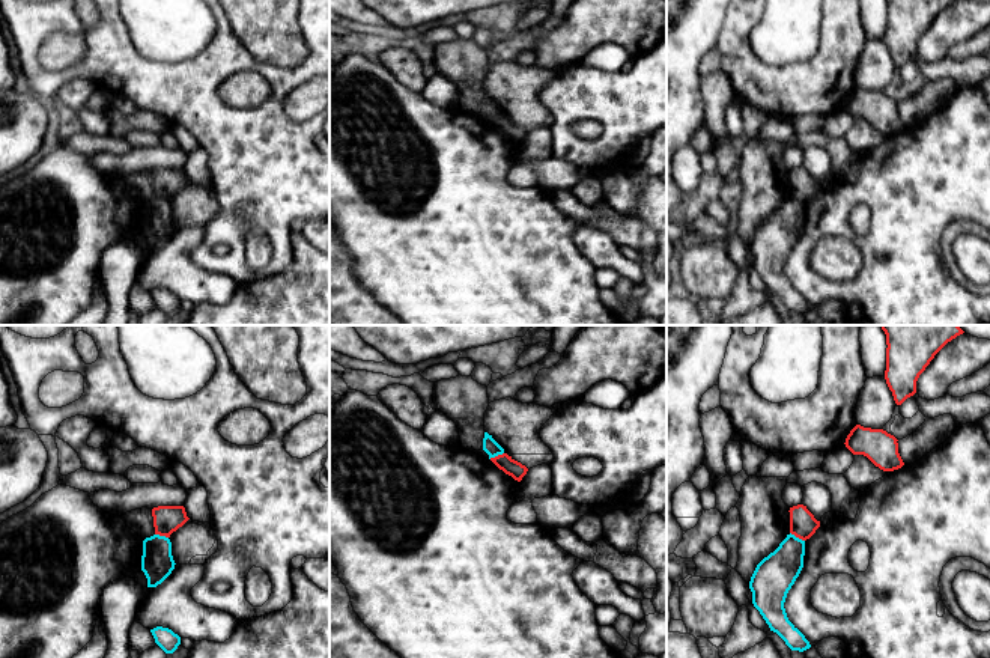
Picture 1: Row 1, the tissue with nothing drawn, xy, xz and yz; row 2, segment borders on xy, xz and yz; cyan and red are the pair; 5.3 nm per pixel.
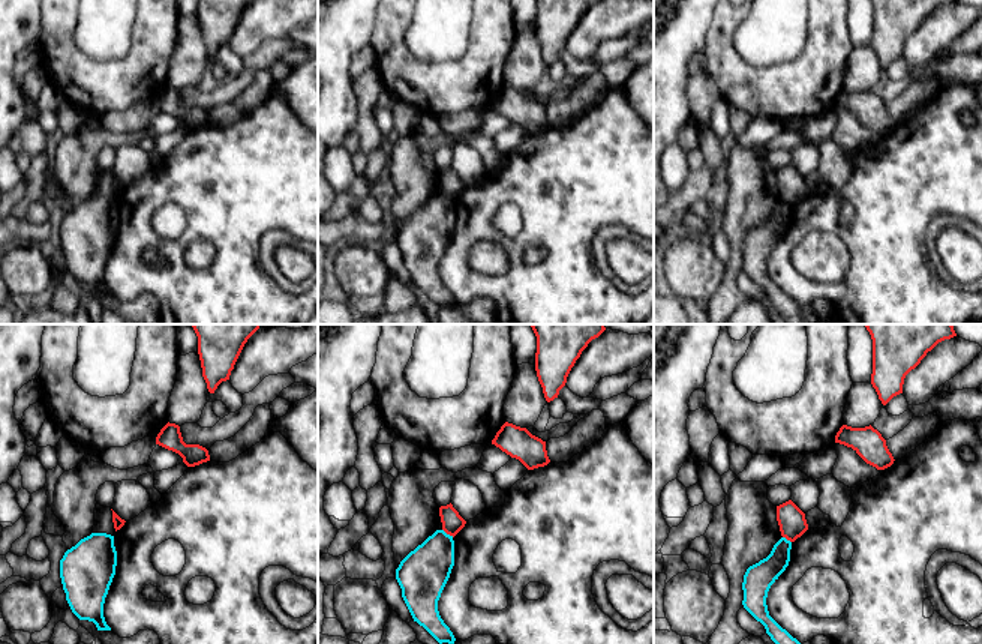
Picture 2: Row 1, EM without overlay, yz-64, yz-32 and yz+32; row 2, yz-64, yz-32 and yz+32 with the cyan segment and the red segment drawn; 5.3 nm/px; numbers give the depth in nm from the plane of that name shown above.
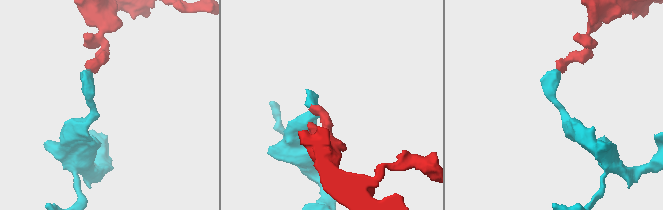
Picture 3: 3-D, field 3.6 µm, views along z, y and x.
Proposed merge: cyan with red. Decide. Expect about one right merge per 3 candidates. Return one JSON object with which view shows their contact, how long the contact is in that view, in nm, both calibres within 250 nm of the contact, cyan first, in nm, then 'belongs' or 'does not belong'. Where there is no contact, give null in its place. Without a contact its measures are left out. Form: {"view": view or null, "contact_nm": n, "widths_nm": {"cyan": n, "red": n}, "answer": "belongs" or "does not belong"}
{"view": "yz", "contact_nm": 90, "widths_nm": {"cyan": 220, "red": 140}, "answer": "does not belong"}

